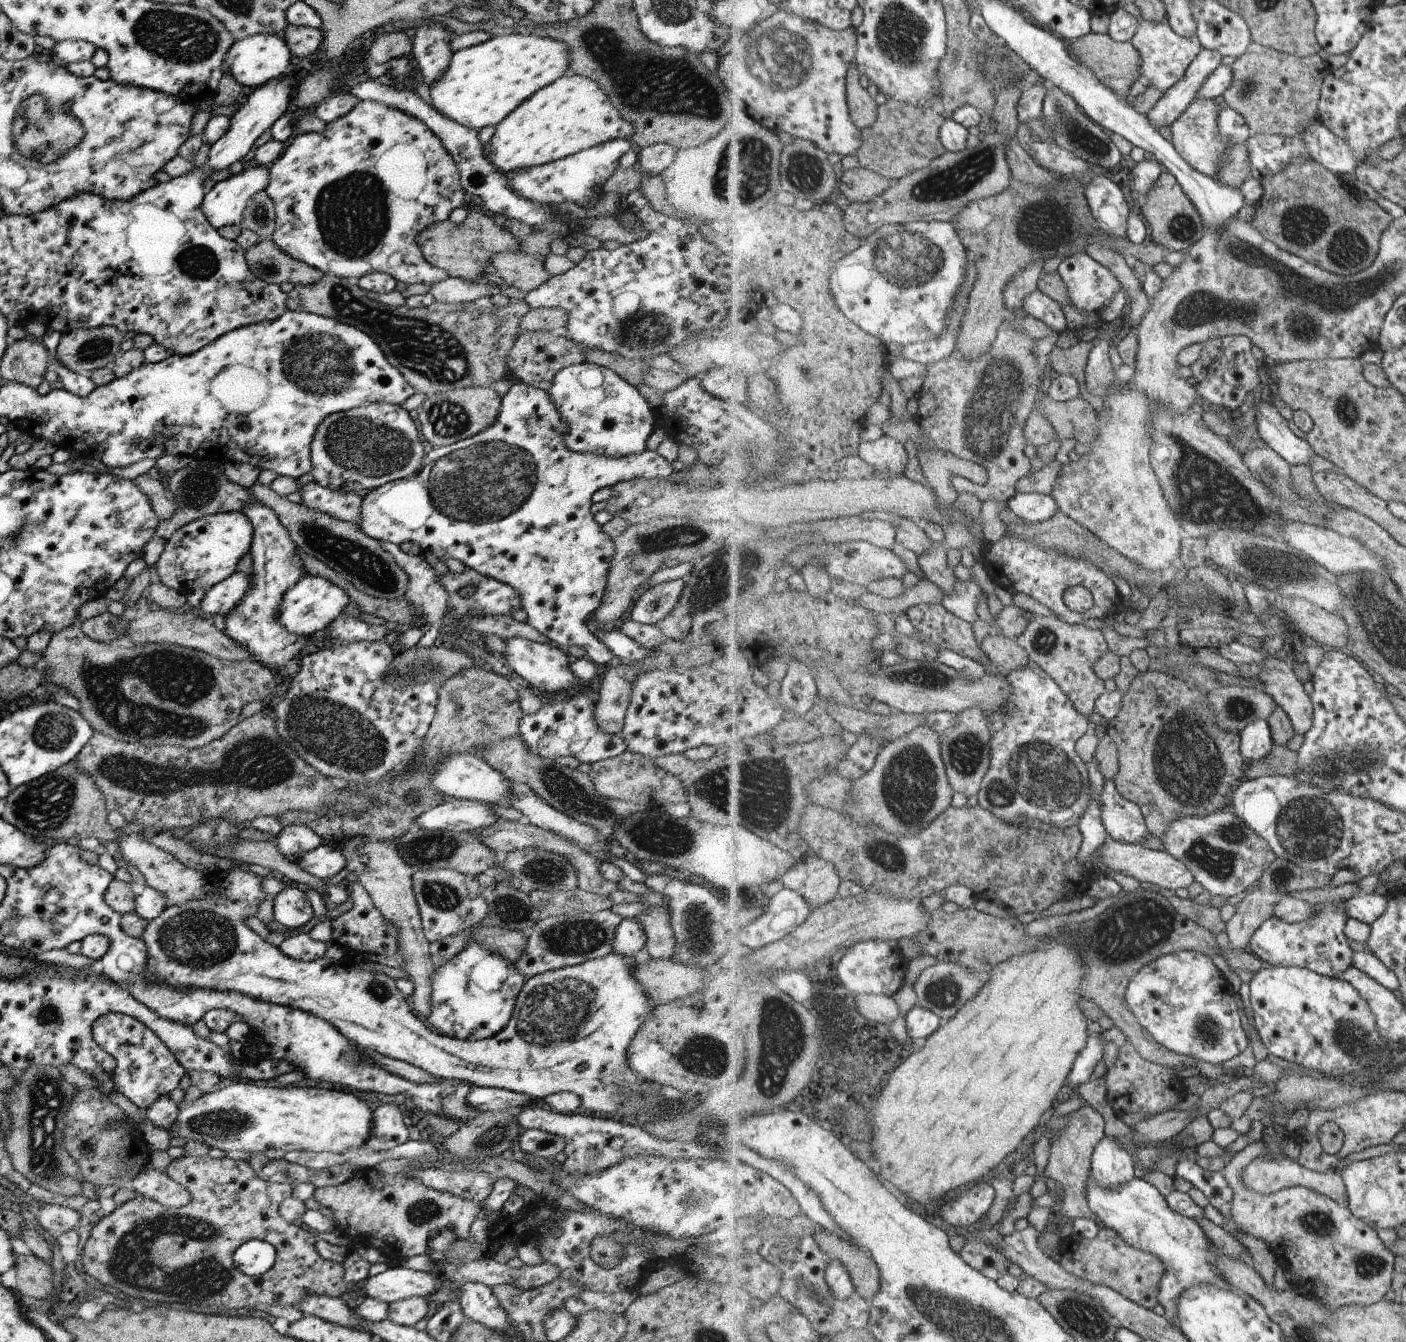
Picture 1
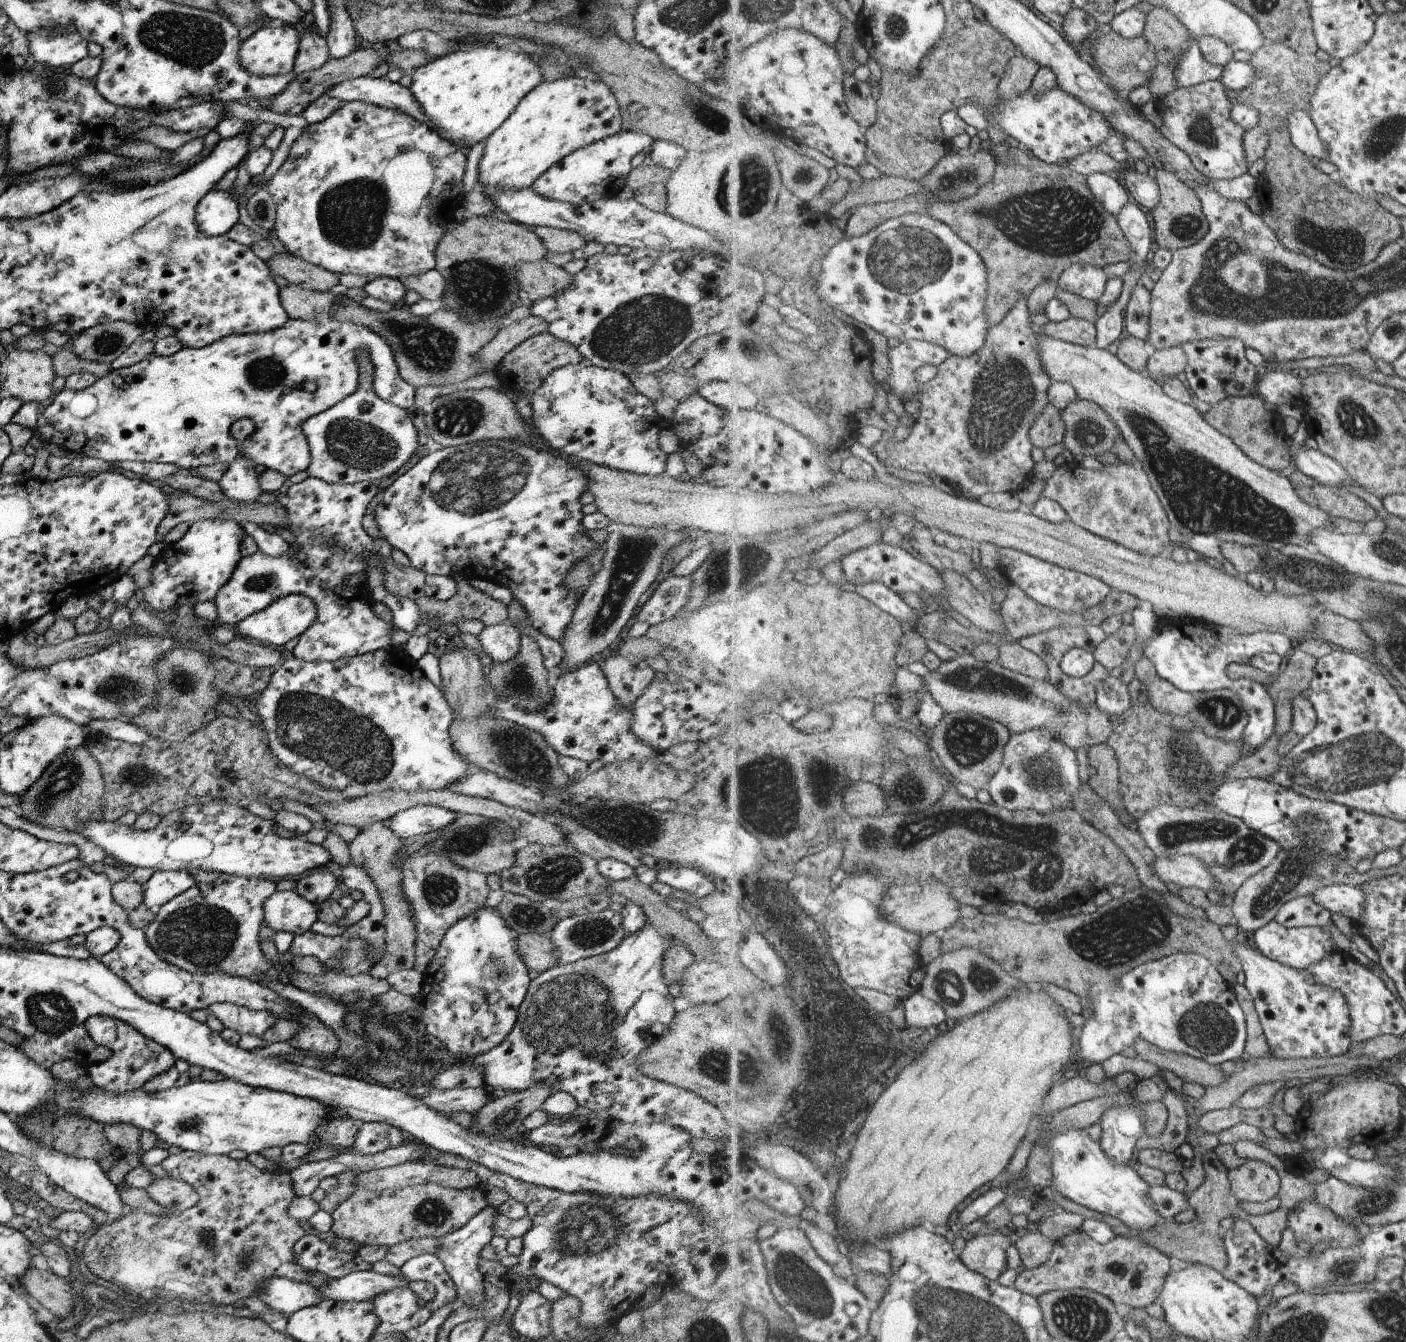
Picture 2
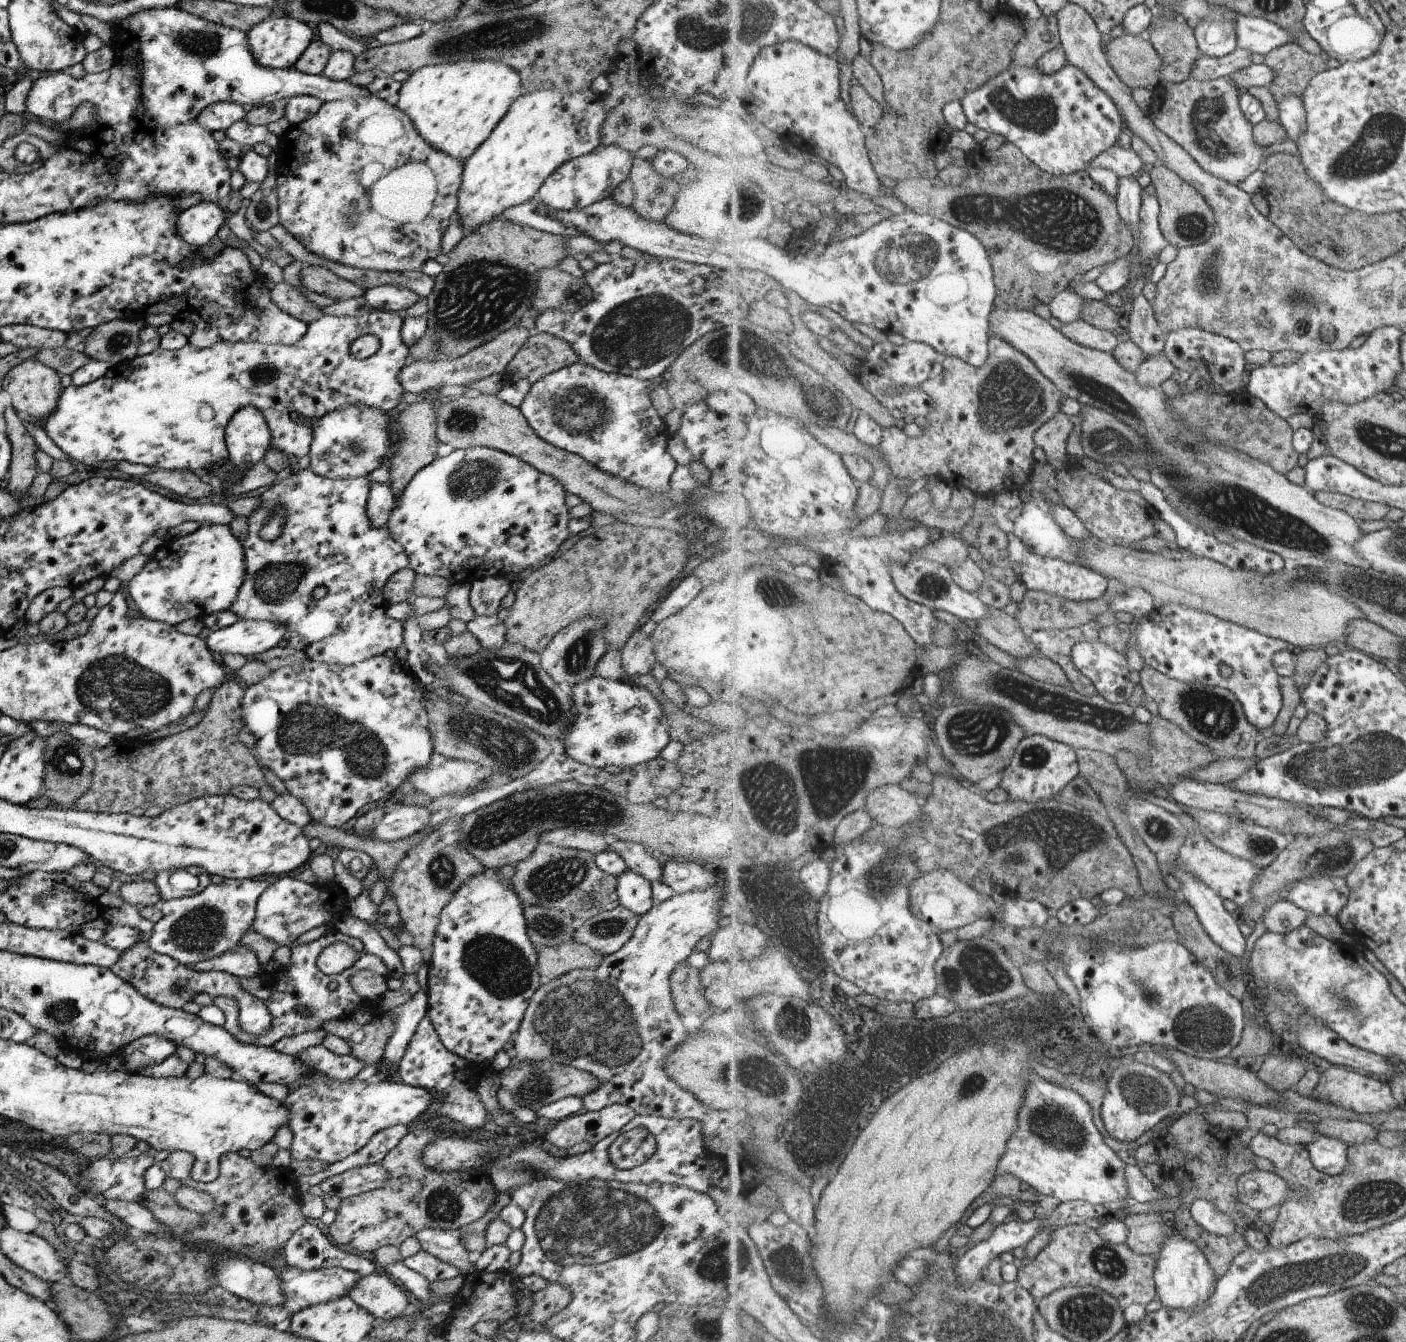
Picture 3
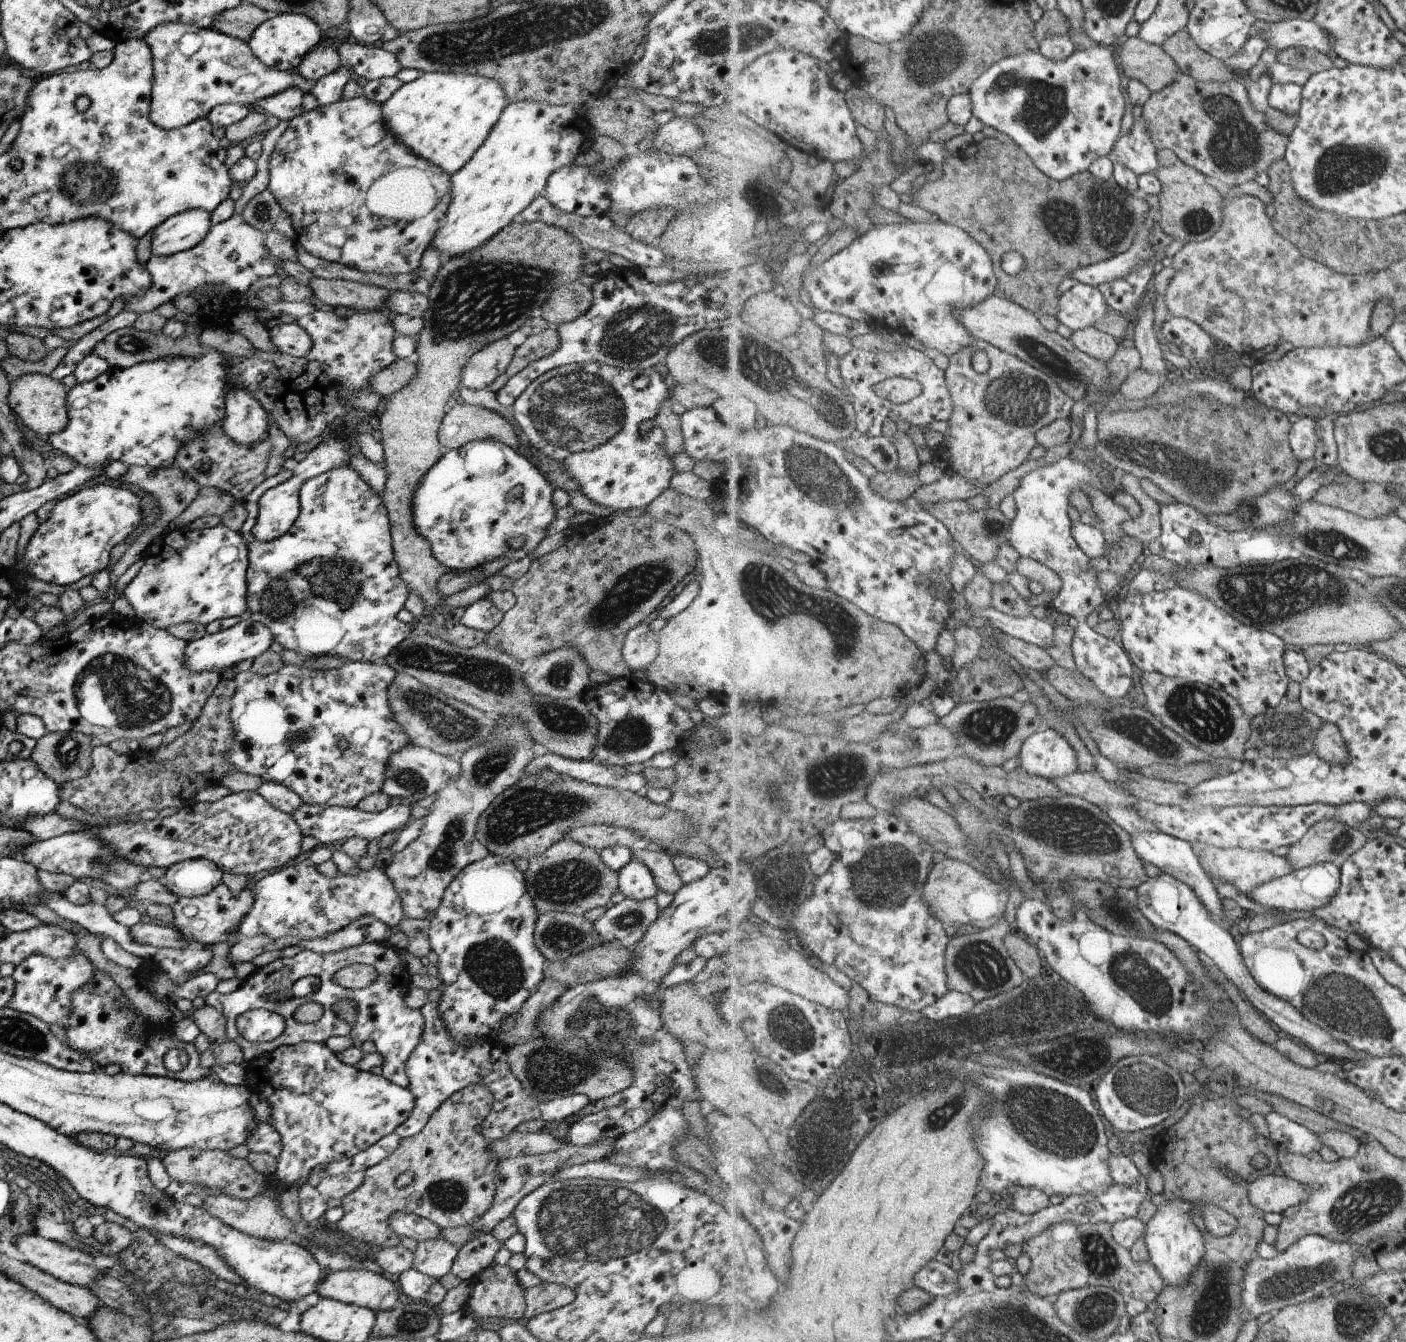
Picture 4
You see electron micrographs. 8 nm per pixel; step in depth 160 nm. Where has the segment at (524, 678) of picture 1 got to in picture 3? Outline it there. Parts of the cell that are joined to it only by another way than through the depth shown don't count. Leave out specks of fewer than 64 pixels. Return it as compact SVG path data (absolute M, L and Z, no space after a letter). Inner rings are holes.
M474 616L472 621L461 625L462 629L469 631L483 649L498 649L507 645L505 633L506 626L498 616Z

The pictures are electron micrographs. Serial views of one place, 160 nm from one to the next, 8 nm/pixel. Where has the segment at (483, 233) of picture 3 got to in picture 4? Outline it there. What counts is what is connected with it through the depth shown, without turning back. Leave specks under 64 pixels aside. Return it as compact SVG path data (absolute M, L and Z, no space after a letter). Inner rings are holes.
M509 222L496 232L480 247L468 250L456 257L449 257L442 262L436 274L430 279L426 294L428 303L421 313L422 329L416 338L415 352L418 360L416 375L411 383L386 398L384 411L378 415L381 434L383 468L386 472L384 489L379 495L381 504L386 508L388 526L392 540L392 551L401 580L412 592L421 596L424 609L421 614L428 614L445 598L436 589L436 580L448 569L433 558L429 543L415 532L412 525L410 498L417 481L433 466L444 453L438 443L436 432L444 417L443 406L447 398L460 386L460 372L467 359L489 343L507 337L511 332L528 321L531 314L536 314L545 302L548 294L558 286L578 280L583 274L585 264L584 246L563 229L539 222Z

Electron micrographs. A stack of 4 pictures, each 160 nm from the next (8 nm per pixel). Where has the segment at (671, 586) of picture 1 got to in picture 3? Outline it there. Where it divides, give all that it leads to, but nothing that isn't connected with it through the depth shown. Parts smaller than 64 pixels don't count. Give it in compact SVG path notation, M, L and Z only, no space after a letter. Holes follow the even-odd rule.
M695 575L682 578L677 586L671 588L665 598L657 604L657 608L651 612L648 620L653 620L654 623L658 623L669 615L675 614L675 612L687 606L697 596L697 593L702 587L703 584L701 584Z

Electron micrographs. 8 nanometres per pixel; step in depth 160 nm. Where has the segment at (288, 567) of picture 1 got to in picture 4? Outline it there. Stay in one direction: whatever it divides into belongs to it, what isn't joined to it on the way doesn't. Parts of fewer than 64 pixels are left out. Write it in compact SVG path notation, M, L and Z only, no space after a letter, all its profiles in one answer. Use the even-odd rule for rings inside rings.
M232 389L224 396L224 417L220 427L227 438L230 438L236 445L247 445L252 447L258 441L265 441L268 438L268 416L264 408L246 390Z

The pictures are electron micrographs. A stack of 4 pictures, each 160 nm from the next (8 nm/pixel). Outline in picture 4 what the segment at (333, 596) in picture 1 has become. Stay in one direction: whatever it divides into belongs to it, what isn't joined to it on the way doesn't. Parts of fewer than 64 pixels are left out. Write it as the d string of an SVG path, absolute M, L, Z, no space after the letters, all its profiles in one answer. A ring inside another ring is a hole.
M241 618L235 625L213 634L205 633L199 640L189 641L184 648L184 667L192 671L220 670L240 660L253 660L269 648L271 631L260 622Z

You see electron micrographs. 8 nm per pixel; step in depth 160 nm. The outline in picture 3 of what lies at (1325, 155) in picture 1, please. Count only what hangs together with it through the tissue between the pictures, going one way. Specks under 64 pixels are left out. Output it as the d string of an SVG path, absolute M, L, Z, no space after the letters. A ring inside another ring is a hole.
M1295 95L1286 96L1279 104L1279 123L1285 127L1286 135L1298 141L1308 127L1308 112L1304 100Z

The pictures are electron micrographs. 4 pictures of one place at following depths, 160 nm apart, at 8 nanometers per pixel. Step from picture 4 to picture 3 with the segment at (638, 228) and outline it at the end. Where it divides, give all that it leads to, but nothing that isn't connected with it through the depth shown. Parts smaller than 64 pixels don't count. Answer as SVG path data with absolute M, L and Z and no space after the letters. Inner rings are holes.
M633 156L628 174L634 197L630 206L643 219L661 222L675 200L677 183L658 175L650 160Z

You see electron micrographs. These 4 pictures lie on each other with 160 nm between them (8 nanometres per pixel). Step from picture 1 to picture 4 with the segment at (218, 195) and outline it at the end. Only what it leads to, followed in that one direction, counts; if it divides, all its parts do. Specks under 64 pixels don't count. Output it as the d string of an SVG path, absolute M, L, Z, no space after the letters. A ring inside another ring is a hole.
M189 209L166 218L154 228L151 255L167 256L192 249L212 227L210 213Z

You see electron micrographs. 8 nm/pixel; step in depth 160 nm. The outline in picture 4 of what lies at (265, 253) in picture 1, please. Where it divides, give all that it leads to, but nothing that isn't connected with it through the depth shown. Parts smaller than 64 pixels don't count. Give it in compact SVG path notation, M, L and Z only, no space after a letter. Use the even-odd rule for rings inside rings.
M311 276L307 284L312 290L313 301L329 308L347 306L359 311L384 310L384 300L389 291L375 285L366 285L355 281L319 278Z

